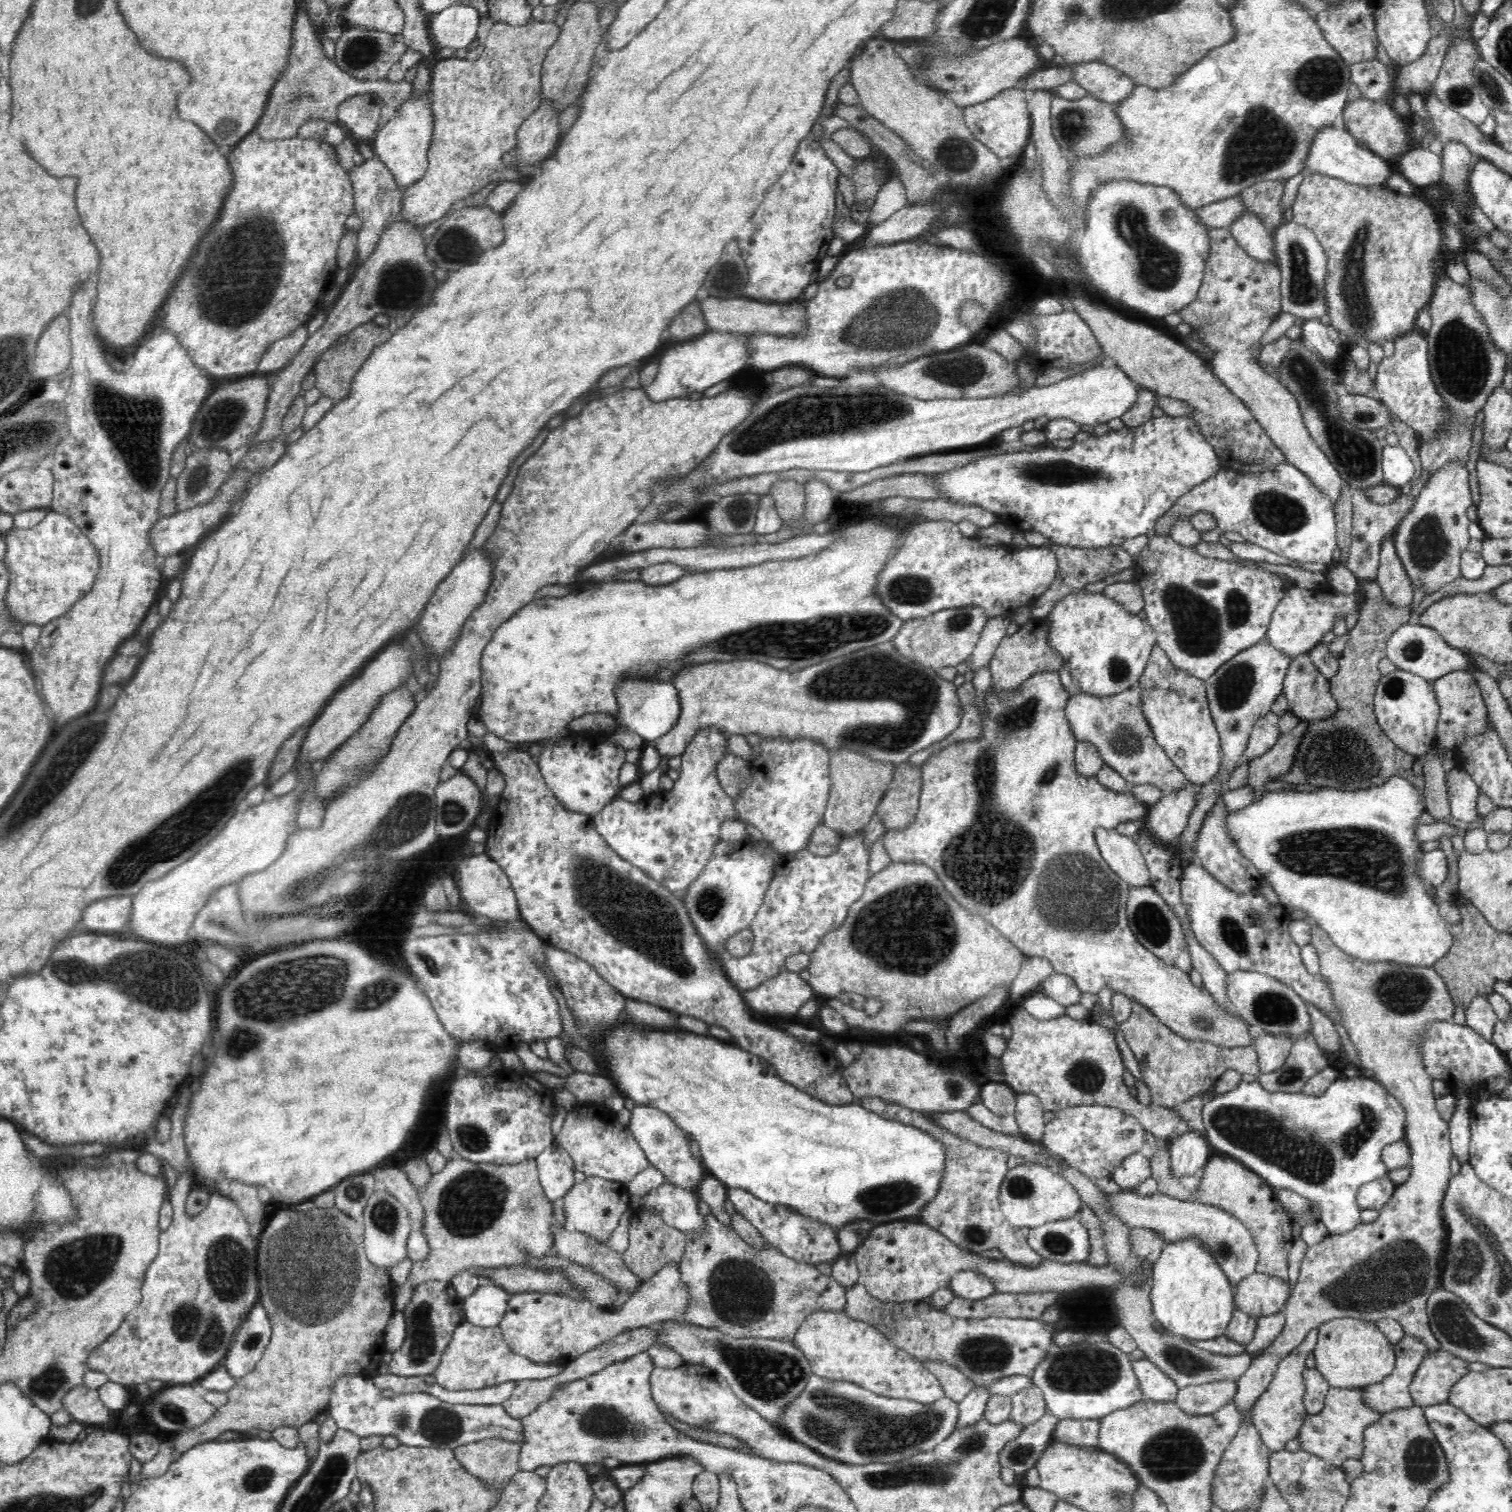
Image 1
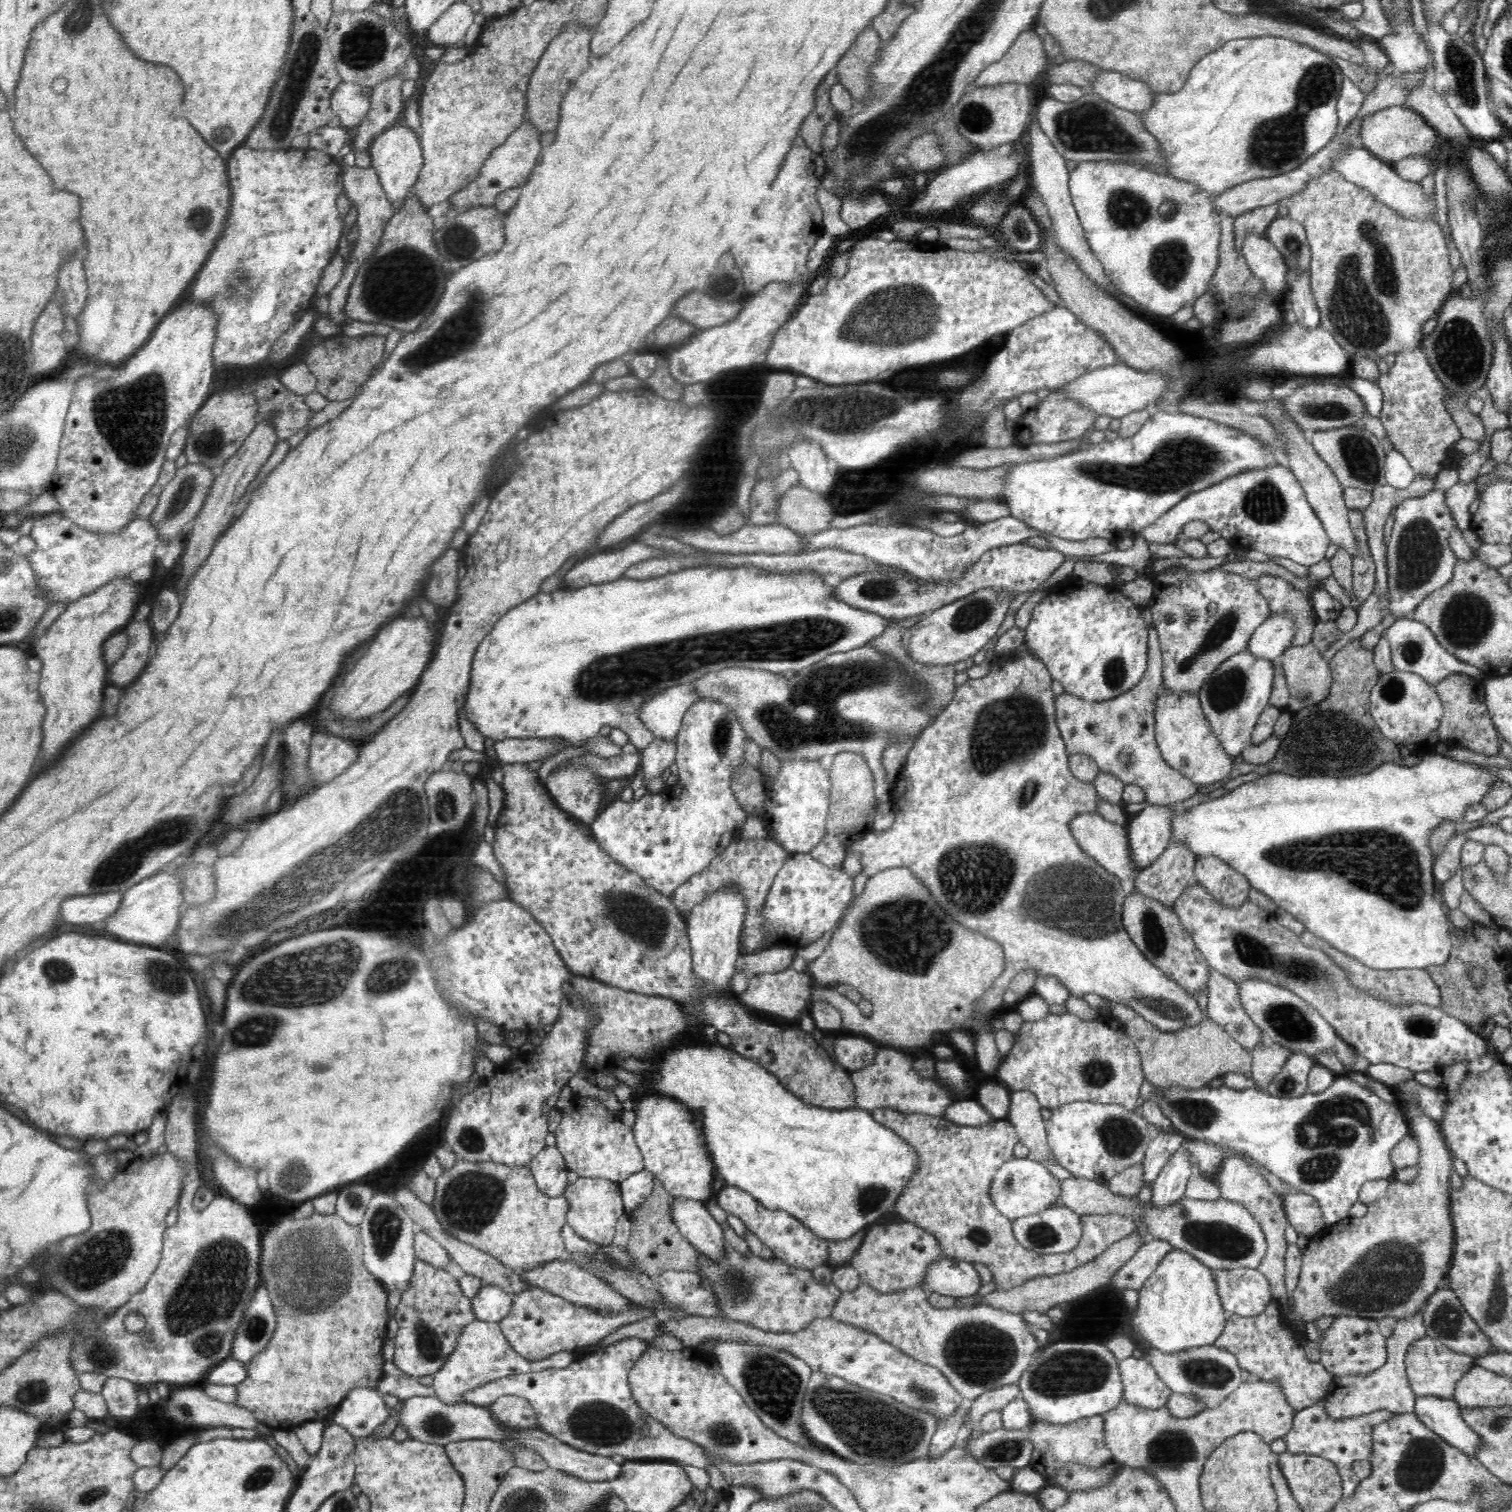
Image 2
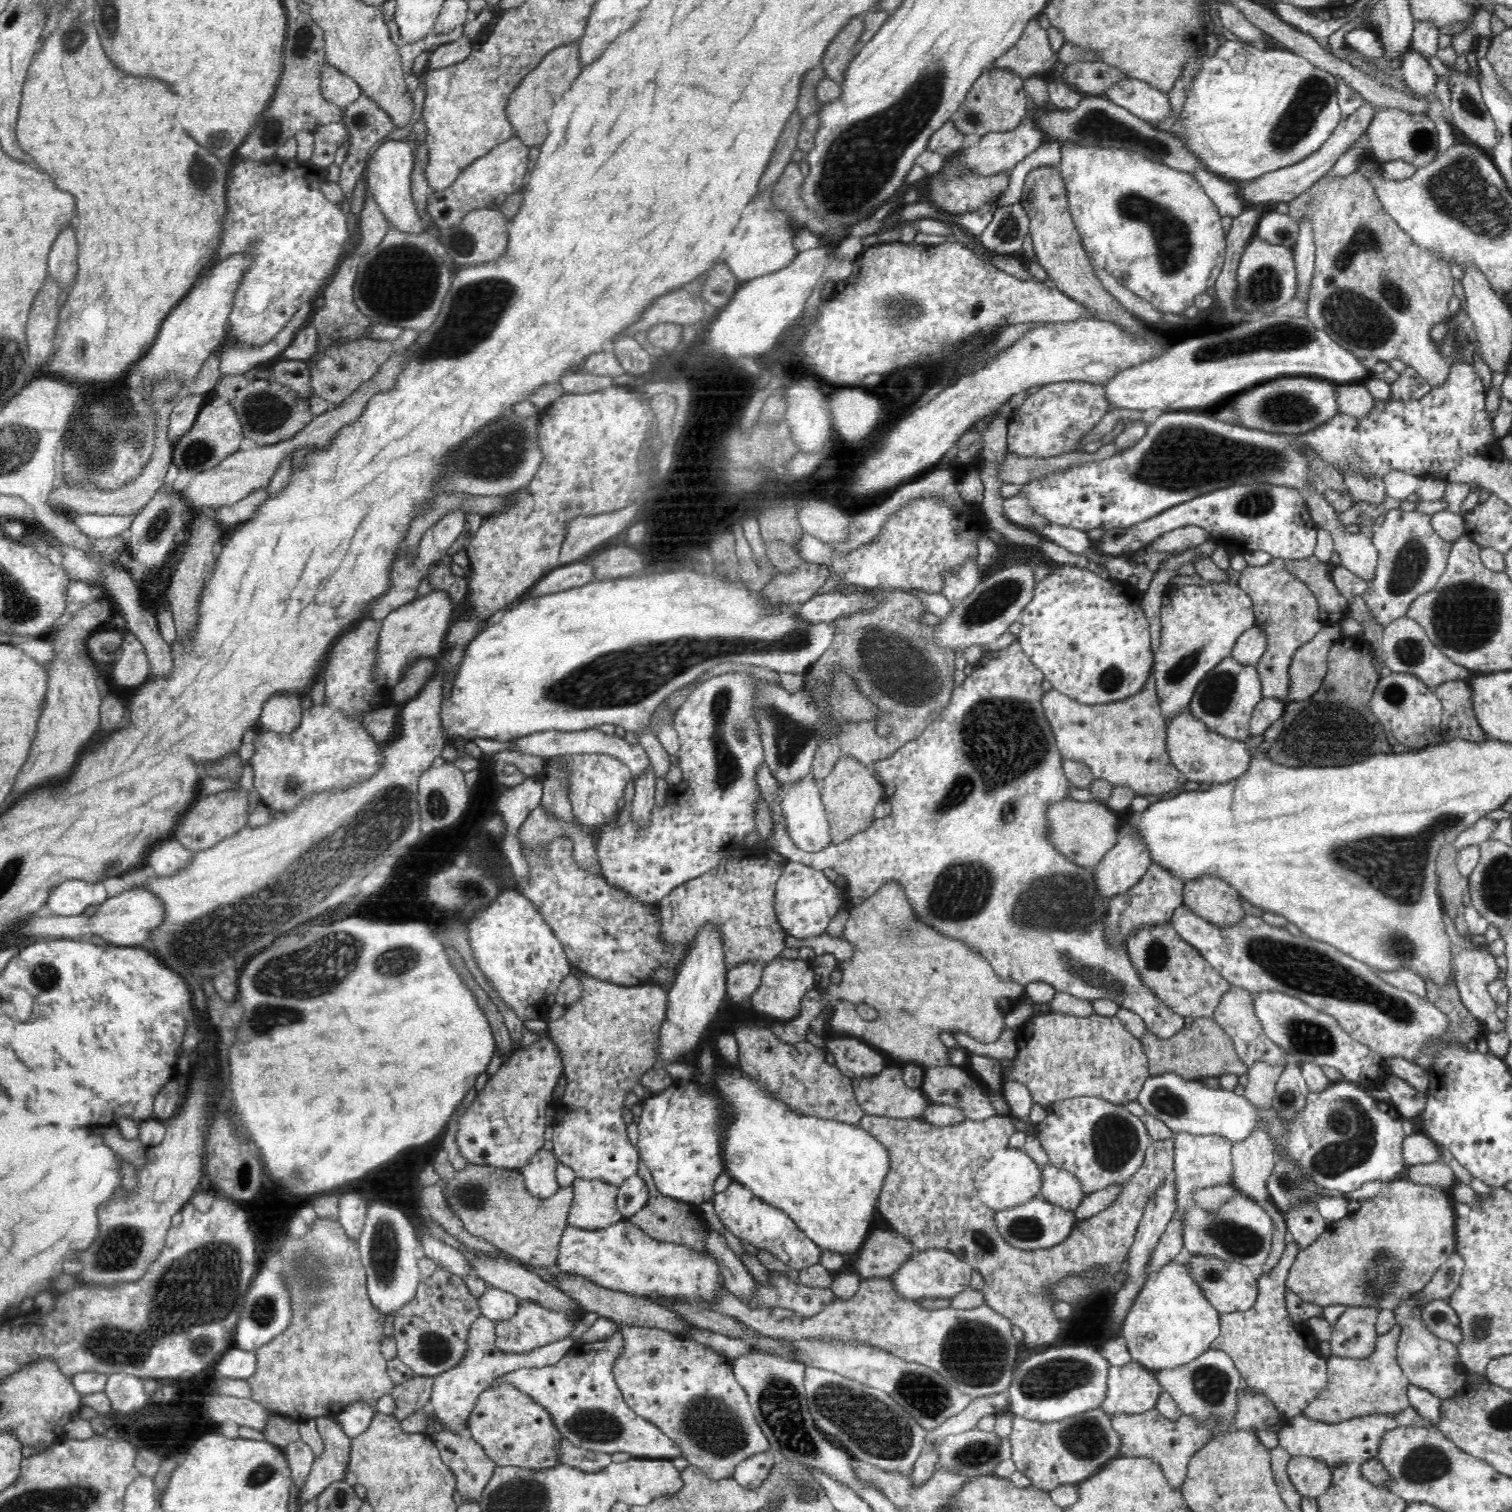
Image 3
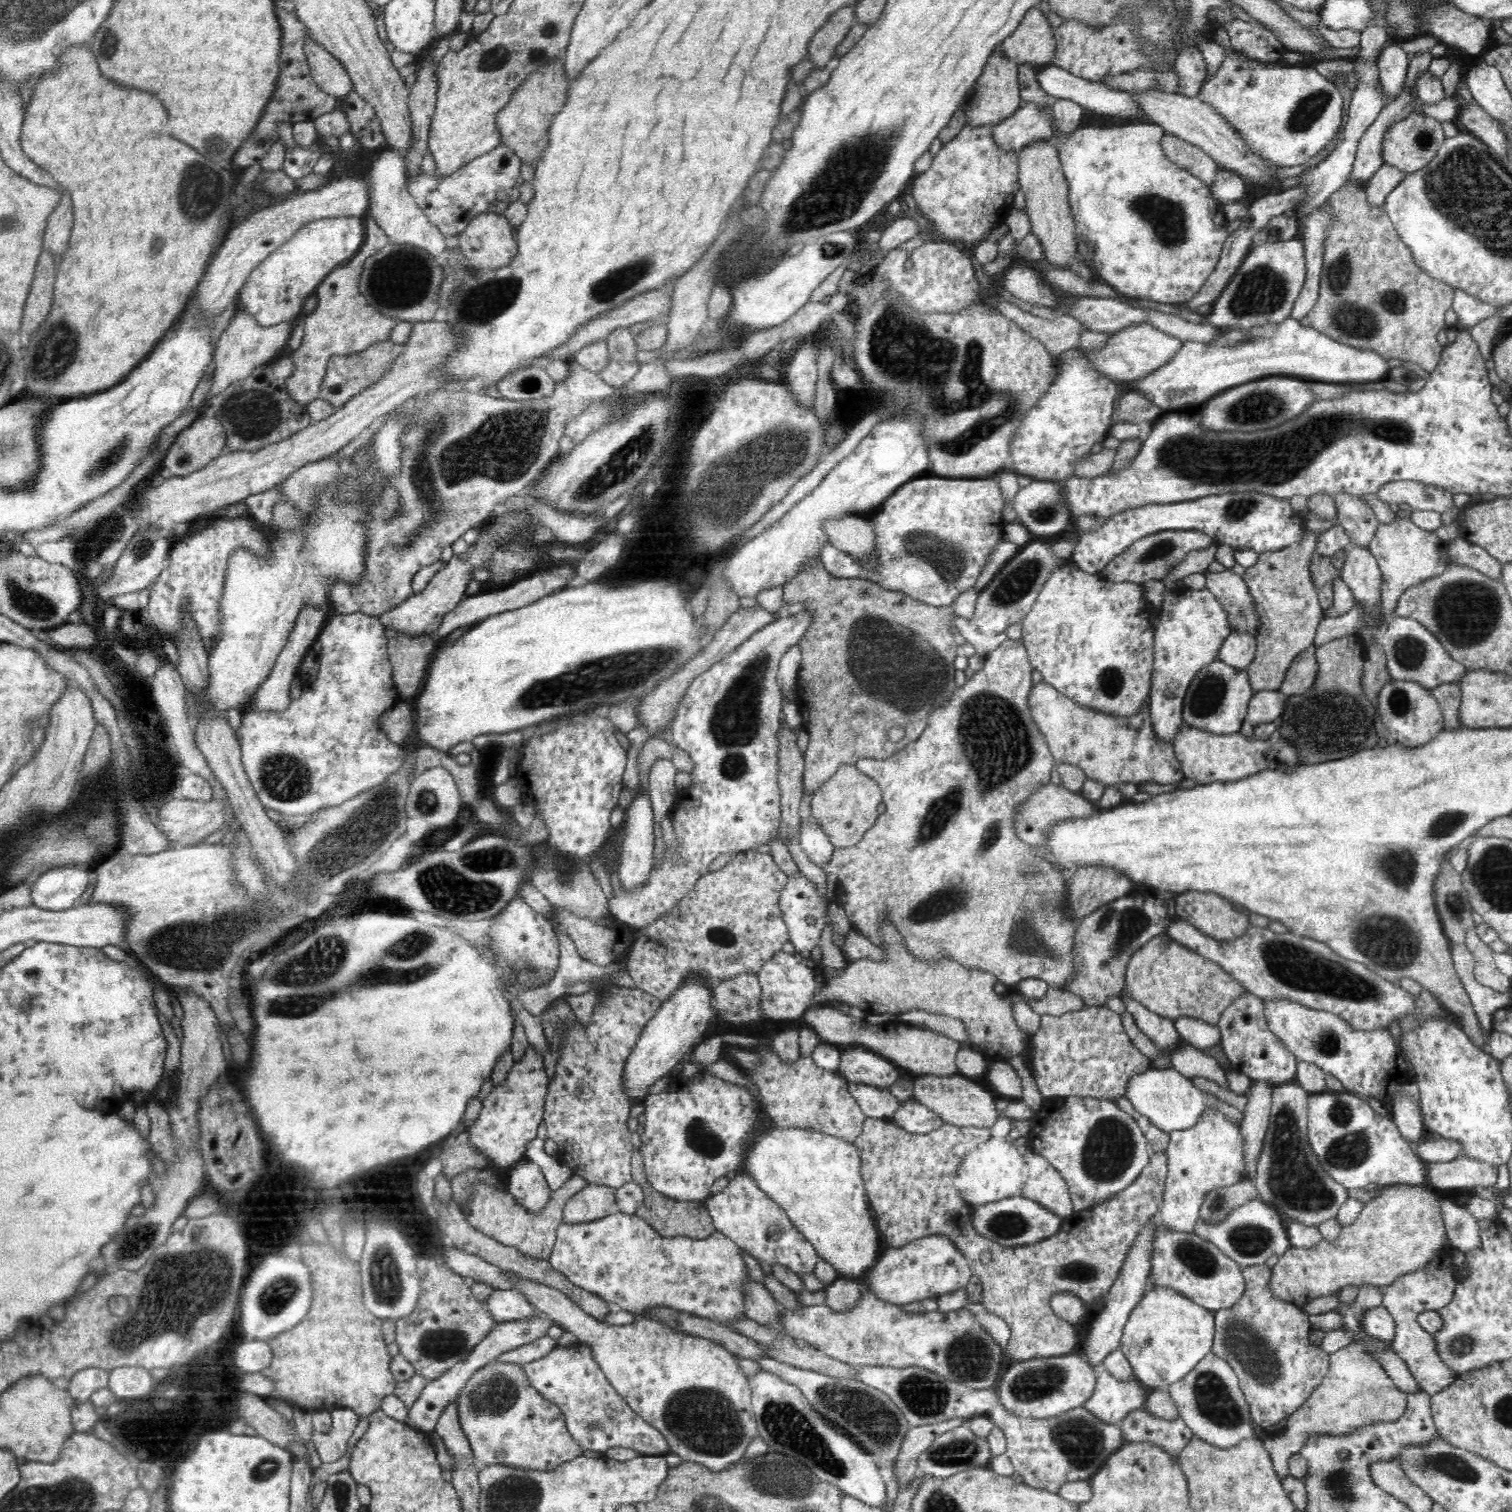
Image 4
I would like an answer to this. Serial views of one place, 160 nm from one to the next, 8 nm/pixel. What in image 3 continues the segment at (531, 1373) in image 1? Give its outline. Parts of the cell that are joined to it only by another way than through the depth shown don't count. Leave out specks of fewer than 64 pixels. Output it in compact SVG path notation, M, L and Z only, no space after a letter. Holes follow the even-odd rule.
M480 1316L480 1318L474 1321L470 1332L468 1332L468 1340L466 1340L468 1349L461 1364L447 1372L440 1373L434 1378L429 1408L436 1415L436 1419L446 1427L446 1431L457 1435L467 1435L467 1421L472 1410L474 1410L478 1396L503 1374L508 1374L520 1368L554 1366L556 1362L560 1362L568 1354L570 1348L577 1345L576 1341L566 1337L540 1346L540 1348L536 1348L532 1352L526 1352L526 1354L504 1353L498 1351L495 1345L495 1324L496 1321L490 1320L485 1316Z

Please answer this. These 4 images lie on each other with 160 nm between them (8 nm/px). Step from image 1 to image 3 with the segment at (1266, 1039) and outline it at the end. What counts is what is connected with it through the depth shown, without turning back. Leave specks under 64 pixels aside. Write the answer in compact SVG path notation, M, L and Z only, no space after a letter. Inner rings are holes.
M1258 1061L1250 1066L1248 1083L1243 1094L1256 1108L1273 1108L1275 1088L1284 1066L1270 1066L1267 1062Z

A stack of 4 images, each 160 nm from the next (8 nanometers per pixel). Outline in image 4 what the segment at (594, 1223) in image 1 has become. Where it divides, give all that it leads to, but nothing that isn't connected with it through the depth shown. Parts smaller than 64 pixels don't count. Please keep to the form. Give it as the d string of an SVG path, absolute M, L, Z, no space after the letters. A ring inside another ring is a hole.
M589 1183L565 1204L563 1222L590 1222L618 1213L615 1192L610 1186Z

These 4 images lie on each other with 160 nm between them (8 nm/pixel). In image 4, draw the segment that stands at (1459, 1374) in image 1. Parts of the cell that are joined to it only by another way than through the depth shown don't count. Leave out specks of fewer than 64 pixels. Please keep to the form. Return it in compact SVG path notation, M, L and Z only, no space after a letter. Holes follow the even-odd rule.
M1452 1246L1440 1249L1439 1253L1427 1262L1427 1266L1398 1277L1383 1289L1383 1305L1390 1311L1396 1323L1392 1348L1395 1354L1406 1362L1420 1389L1431 1396L1450 1387L1450 1384L1457 1380L1458 1373L1450 1371L1450 1367L1446 1367L1446 1363L1442 1362L1436 1353L1432 1335L1417 1324L1417 1316L1422 1311L1438 1310L1452 1302L1455 1288L1460 1282L1454 1277L1452 1255L1450 1255L1450 1250L1455 1249Z

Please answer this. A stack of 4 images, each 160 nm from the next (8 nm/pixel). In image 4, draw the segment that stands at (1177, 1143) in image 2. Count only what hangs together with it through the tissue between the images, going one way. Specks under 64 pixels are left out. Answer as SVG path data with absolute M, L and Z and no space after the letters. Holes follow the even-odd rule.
M870 1118L864 1122L862 1132L858 1135L858 1138L853 1140L854 1145L858 1147L858 1152L861 1155L861 1177L864 1183L865 1196L868 1199L869 1206L872 1206L874 1214L876 1214L876 1224L878 1224L878 1230L880 1234L886 1238L888 1246L894 1248L903 1247L905 1244L912 1242L914 1239L922 1238L931 1234L946 1235L950 1238L956 1248L966 1257L966 1260L969 1262L969 1267L973 1272L975 1279L979 1280L982 1285L982 1300L980 1302L984 1305L986 1310L996 1314L1000 1318L1003 1318L1008 1326L1010 1327L1010 1338L1008 1344L1006 1345L1005 1355L1008 1358L1011 1358L1013 1361L1028 1361L1034 1358L1047 1358L1054 1356L1062 1356L1066 1354L1071 1354L1072 1352L1079 1349L1078 1336L1076 1335L1076 1330L1074 1330L1074 1325L1071 1325L1069 1322L1066 1322L1064 1319L1057 1316L1057 1314L1051 1309L1050 1299L1054 1293L1062 1291L1070 1291L1076 1293L1082 1301L1094 1302L1098 1298L1102 1298L1108 1294L1108 1291L1112 1288L1114 1281L1120 1276L1122 1266L1126 1257L1128 1256L1128 1250L1130 1246L1134 1244L1140 1230L1148 1224L1150 1218L1154 1215L1158 1215L1159 1207L1161 1206L1163 1200L1163 1192L1165 1189L1165 1180L1167 1177L1168 1167L1168 1157L1166 1153L1151 1153L1150 1160L1148 1164L1144 1167L1144 1170L1140 1173L1140 1176L1134 1181L1131 1182L1124 1190L1120 1190L1116 1196L1113 1196L1109 1201L1102 1203L1101 1205L1094 1205L1093 1209L1086 1209L1074 1212L1072 1218L1066 1218L1064 1224L1062 1224L1062 1230L1058 1229L1056 1234L1053 1234L1052 1237L1045 1238L1044 1241L1040 1241L1029 1246L1015 1246L1015 1247L1005 1247L996 1242L992 1242L988 1238L980 1236L974 1227L970 1224L970 1216L973 1213L974 1206L971 1206L966 1202L959 1193L959 1190L956 1190L954 1186L953 1174L956 1172L956 1169L962 1160L962 1157L965 1157L966 1154L974 1151L976 1146L984 1144L986 1141L991 1139L990 1128L978 1128L976 1126L954 1126L953 1124L941 1124L936 1130L928 1132L926 1134L914 1134L908 1132L906 1129L902 1128L895 1122L892 1122L891 1119L878 1119Z

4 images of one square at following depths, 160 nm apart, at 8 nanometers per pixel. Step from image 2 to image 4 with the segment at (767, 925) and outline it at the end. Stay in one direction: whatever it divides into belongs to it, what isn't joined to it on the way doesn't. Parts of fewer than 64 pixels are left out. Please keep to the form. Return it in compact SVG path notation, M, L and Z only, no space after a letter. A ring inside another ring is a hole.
M800 872L798 875L789 876L789 882L780 896L779 908L787 926L789 942L795 947L795 953L806 957L808 960L812 950L819 946L824 926L826 926L825 918L828 906L828 898L818 894L814 883L810 883L806 876Z

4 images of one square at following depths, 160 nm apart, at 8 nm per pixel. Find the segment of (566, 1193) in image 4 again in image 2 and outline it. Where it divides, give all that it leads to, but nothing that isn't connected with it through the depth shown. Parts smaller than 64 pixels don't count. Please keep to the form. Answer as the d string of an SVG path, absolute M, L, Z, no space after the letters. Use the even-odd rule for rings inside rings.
M456 1158L455 1164L444 1169L442 1174L435 1179L432 1208L442 1229L462 1243L494 1256L497 1261L518 1274L538 1268L544 1263L565 1258L566 1250L560 1233L562 1226L567 1224L566 1214L570 1203L564 1195L551 1197L544 1194L537 1187L528 1164L506 1166L492 1161L470 1162Z

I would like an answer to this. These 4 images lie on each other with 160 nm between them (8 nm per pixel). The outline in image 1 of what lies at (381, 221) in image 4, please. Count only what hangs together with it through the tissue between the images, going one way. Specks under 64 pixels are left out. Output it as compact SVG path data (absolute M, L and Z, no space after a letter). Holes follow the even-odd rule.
M431 87L414 99L411 96L402 103L395 115L388 120L372 138L371 147L394 175L397 185L408 188L426 174L428 168L428 151L433 133L433 110L431 109Z

